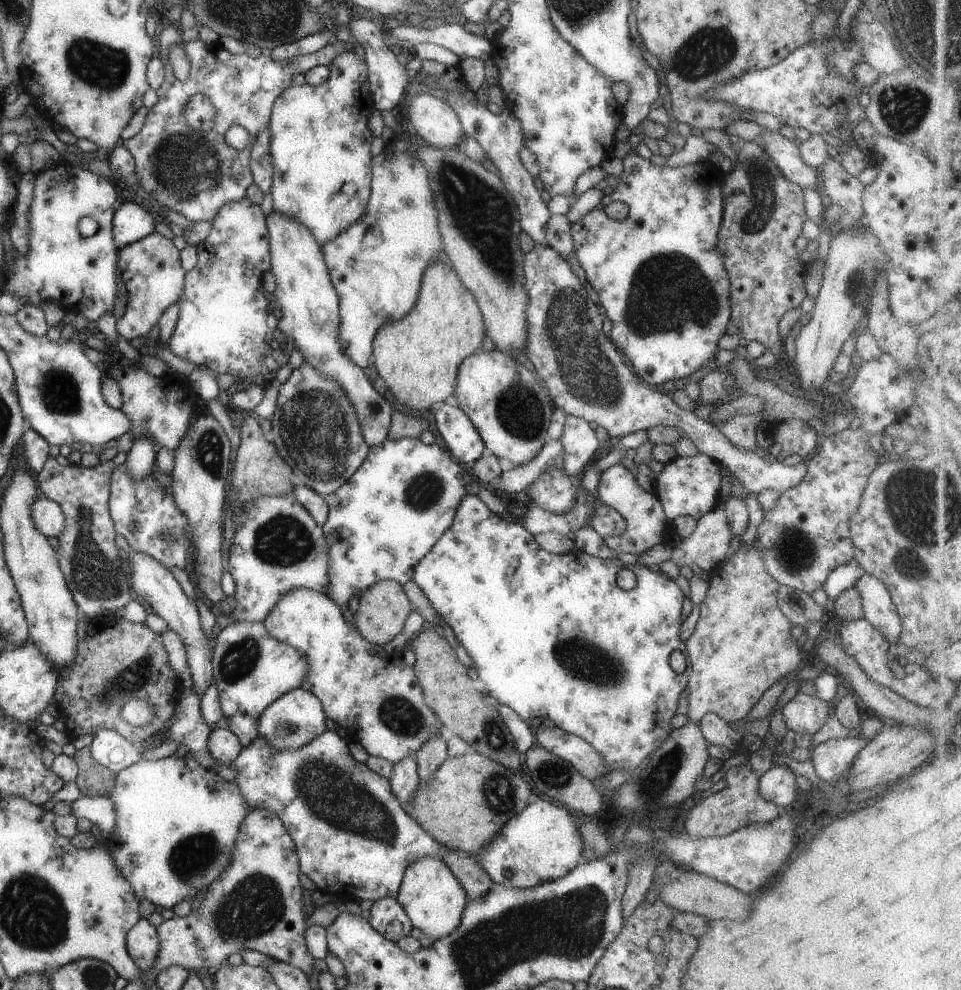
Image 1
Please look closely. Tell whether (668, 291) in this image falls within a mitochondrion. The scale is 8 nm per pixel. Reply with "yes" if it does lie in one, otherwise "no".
yes

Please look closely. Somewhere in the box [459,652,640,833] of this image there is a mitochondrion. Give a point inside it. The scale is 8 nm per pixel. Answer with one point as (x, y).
(500, 792)

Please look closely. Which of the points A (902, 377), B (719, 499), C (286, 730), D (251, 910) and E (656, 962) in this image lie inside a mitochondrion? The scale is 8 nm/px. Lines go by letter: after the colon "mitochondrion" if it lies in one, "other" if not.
A: mitochondrion
B: other
C: mitochondrion
D: mitochondrion
E: other

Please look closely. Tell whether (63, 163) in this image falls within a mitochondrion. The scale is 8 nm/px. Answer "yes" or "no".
no

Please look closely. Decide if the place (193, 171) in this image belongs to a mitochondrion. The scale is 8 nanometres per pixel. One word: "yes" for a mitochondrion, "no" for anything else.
yes

